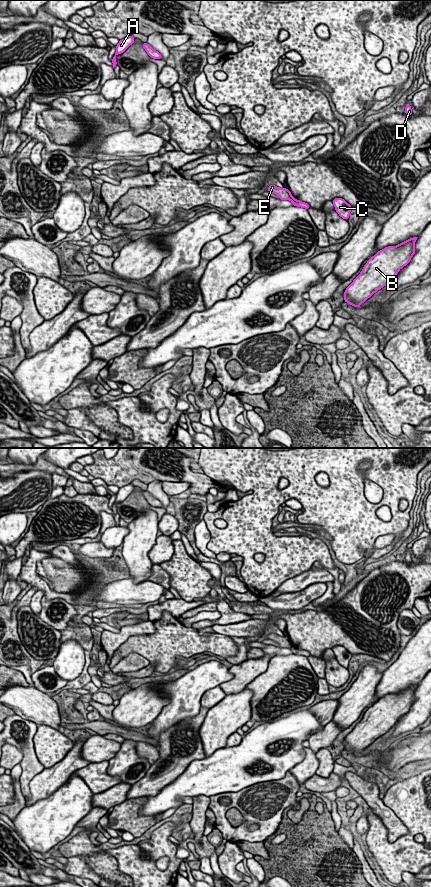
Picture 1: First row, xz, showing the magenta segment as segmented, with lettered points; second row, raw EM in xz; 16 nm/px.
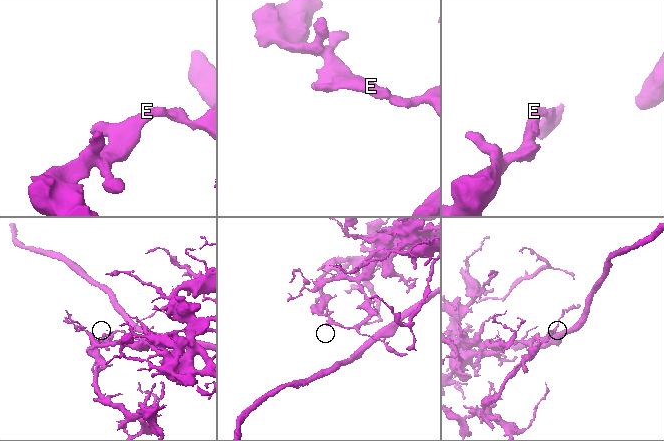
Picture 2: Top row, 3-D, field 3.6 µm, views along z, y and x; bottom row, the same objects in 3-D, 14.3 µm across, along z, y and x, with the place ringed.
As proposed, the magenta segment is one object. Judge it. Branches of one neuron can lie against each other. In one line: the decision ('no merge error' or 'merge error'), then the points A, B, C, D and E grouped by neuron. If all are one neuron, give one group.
merge error | A B C D / E

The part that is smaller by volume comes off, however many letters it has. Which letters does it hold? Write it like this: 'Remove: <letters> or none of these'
Remove: E

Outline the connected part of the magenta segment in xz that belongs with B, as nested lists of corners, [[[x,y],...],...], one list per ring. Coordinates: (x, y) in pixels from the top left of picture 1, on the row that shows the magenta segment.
[[[413,237],[397,246],[388,246],[378,251],[364,265],[361,273],[356,276],[354,281],[346,288],[344,292],[344,301],[354,307],[360,307],[369,297],[382,287],[386,286],[399,272],[406,266],[416,250],[414,244],[418,237]]]

